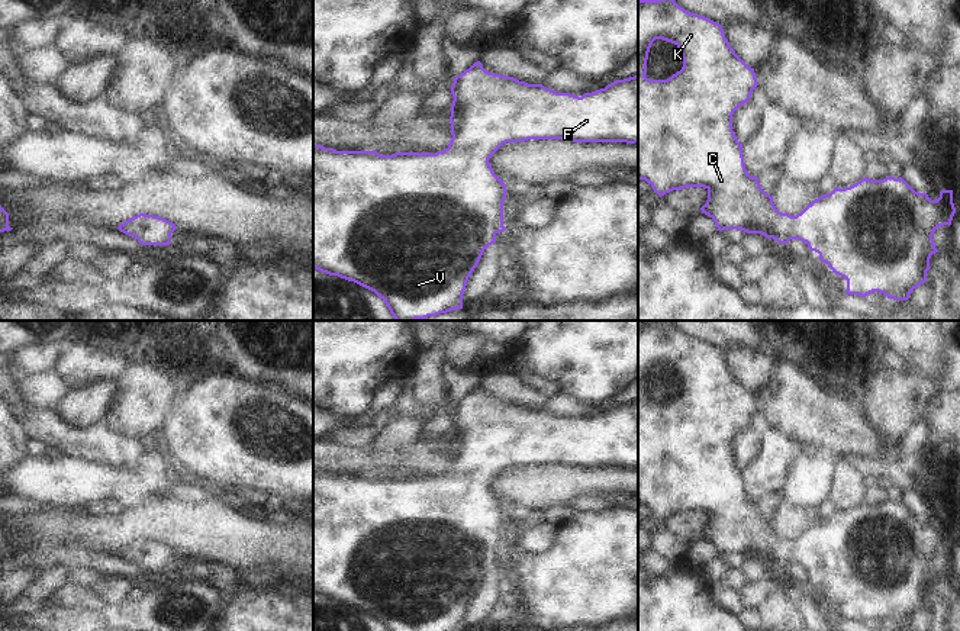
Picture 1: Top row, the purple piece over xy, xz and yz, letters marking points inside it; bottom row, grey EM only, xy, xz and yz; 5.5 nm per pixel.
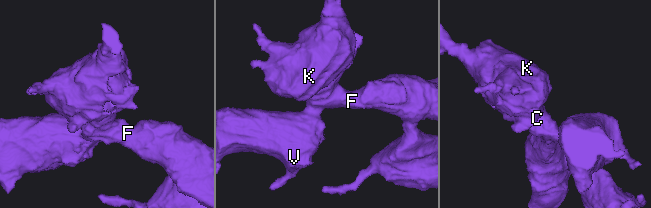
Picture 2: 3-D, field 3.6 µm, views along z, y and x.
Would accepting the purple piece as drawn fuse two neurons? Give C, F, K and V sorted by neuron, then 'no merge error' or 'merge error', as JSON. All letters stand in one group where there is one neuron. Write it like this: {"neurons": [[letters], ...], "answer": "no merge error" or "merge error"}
{"neurons": [["C", "F", "K", "V"]], "answer": "no merge error"}

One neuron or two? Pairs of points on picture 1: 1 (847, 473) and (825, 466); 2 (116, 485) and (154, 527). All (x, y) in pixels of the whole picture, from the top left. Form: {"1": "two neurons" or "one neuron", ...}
{"1": "two neurons", "2": "two neurons"}

